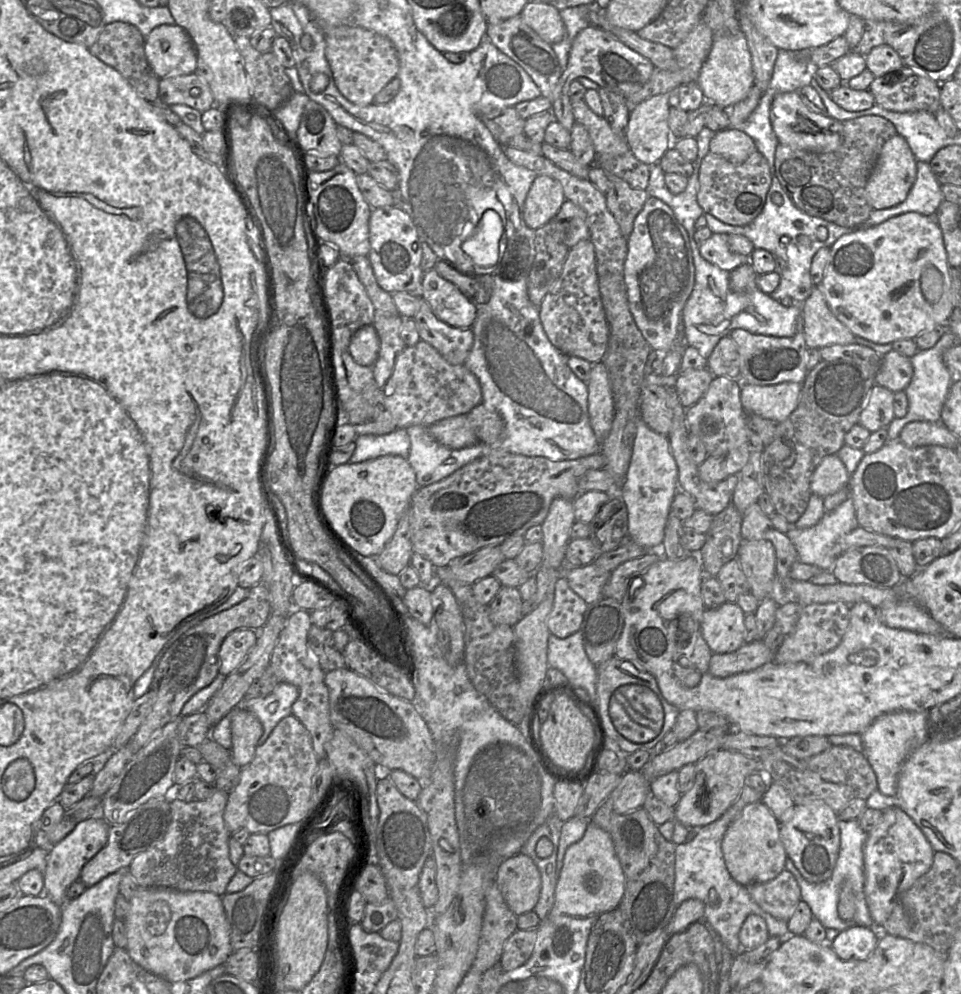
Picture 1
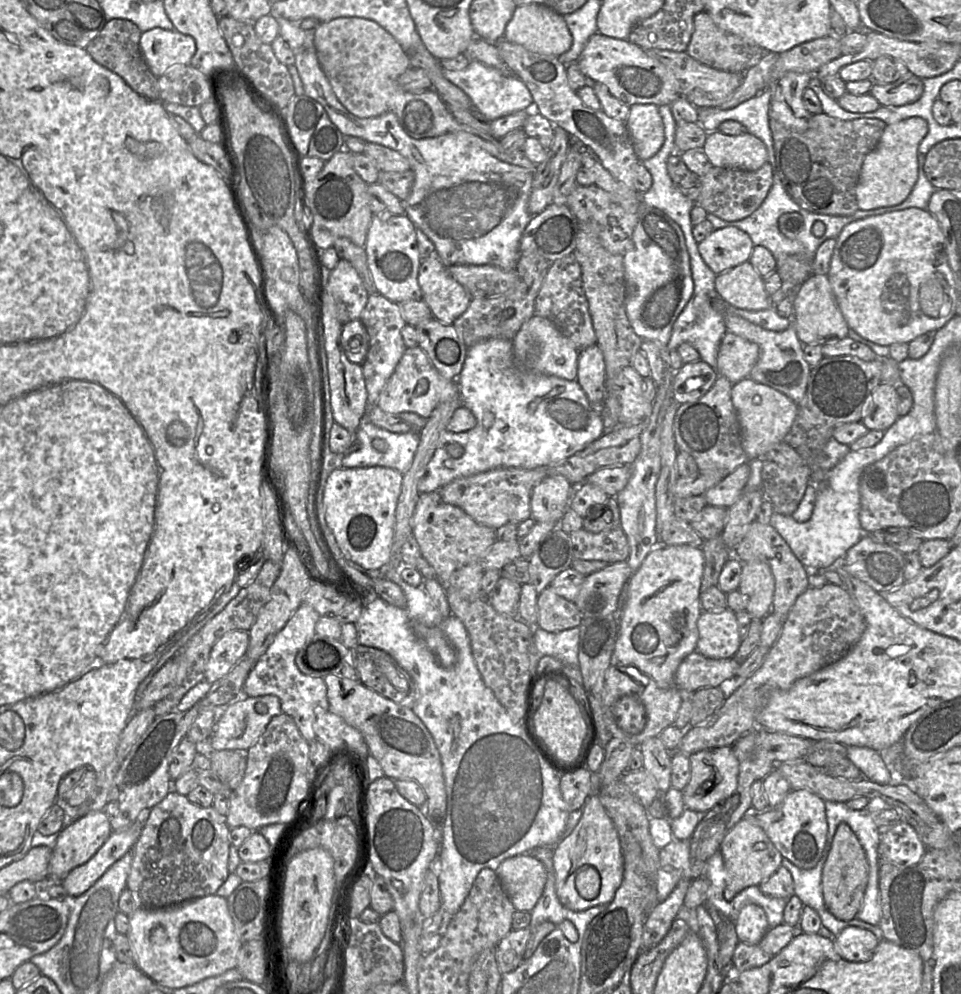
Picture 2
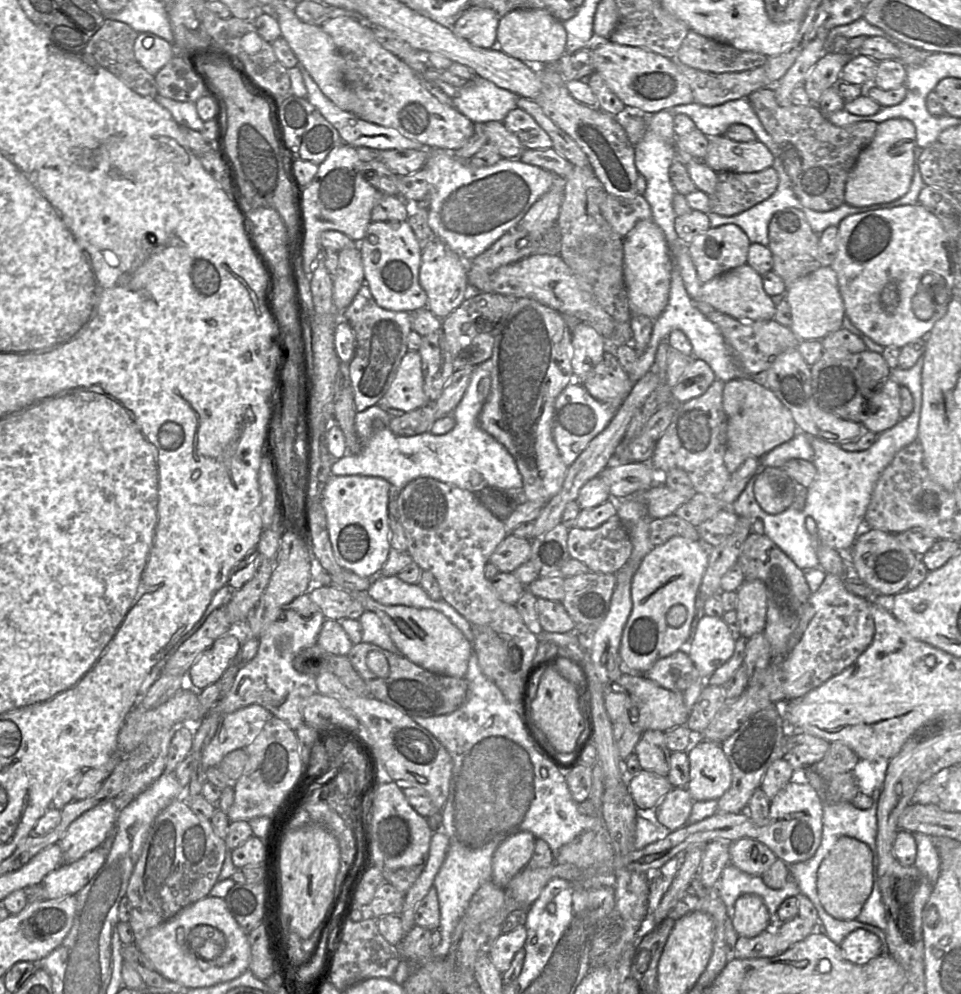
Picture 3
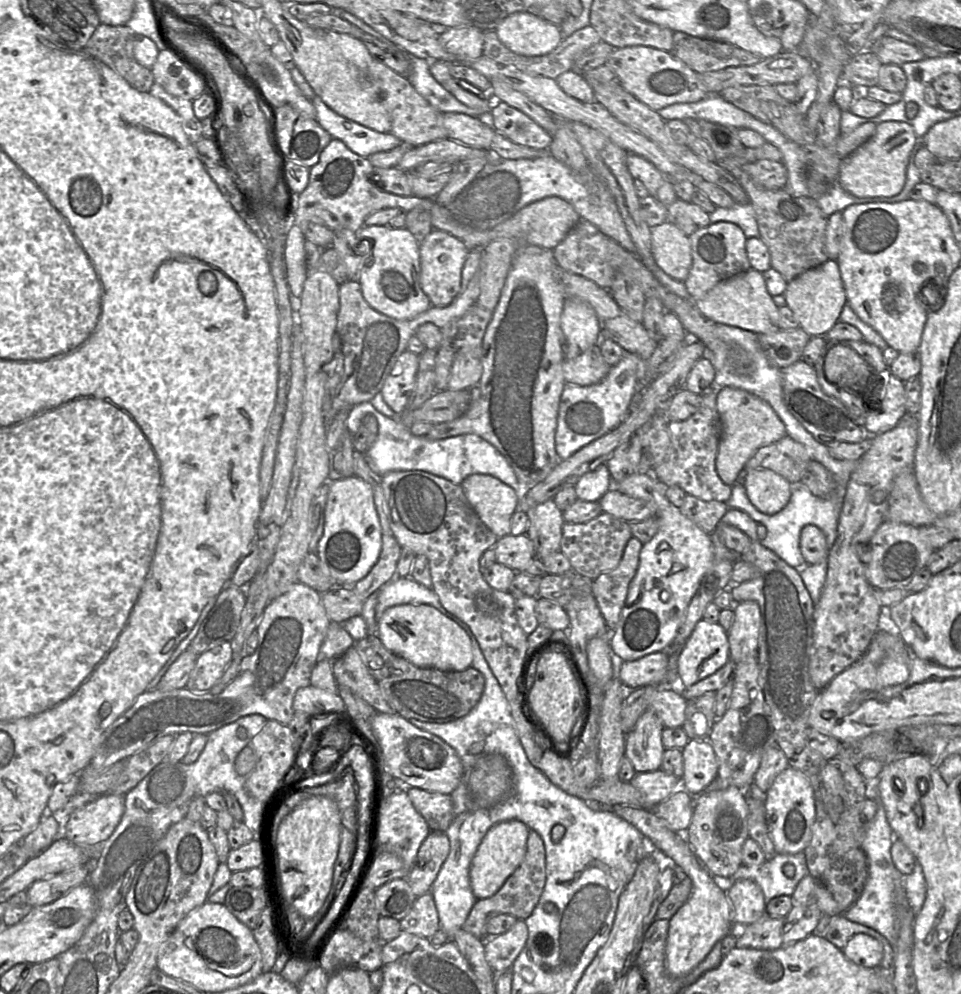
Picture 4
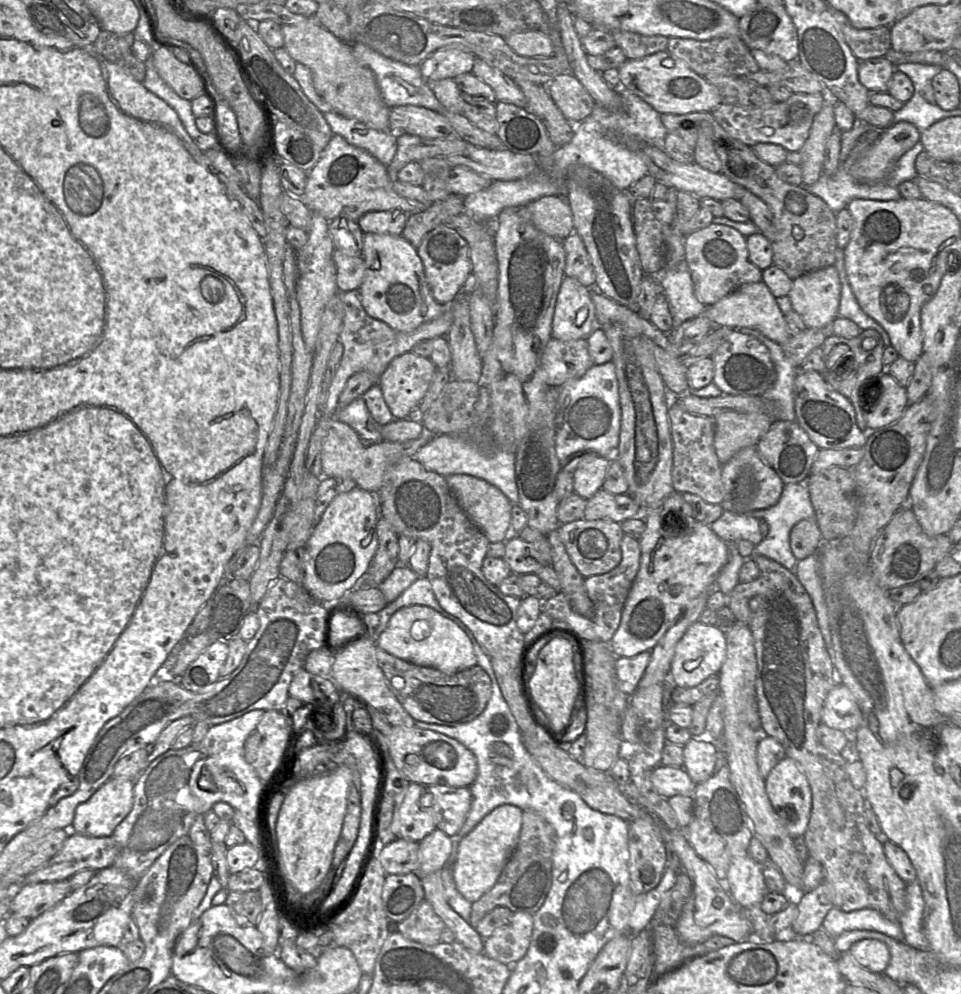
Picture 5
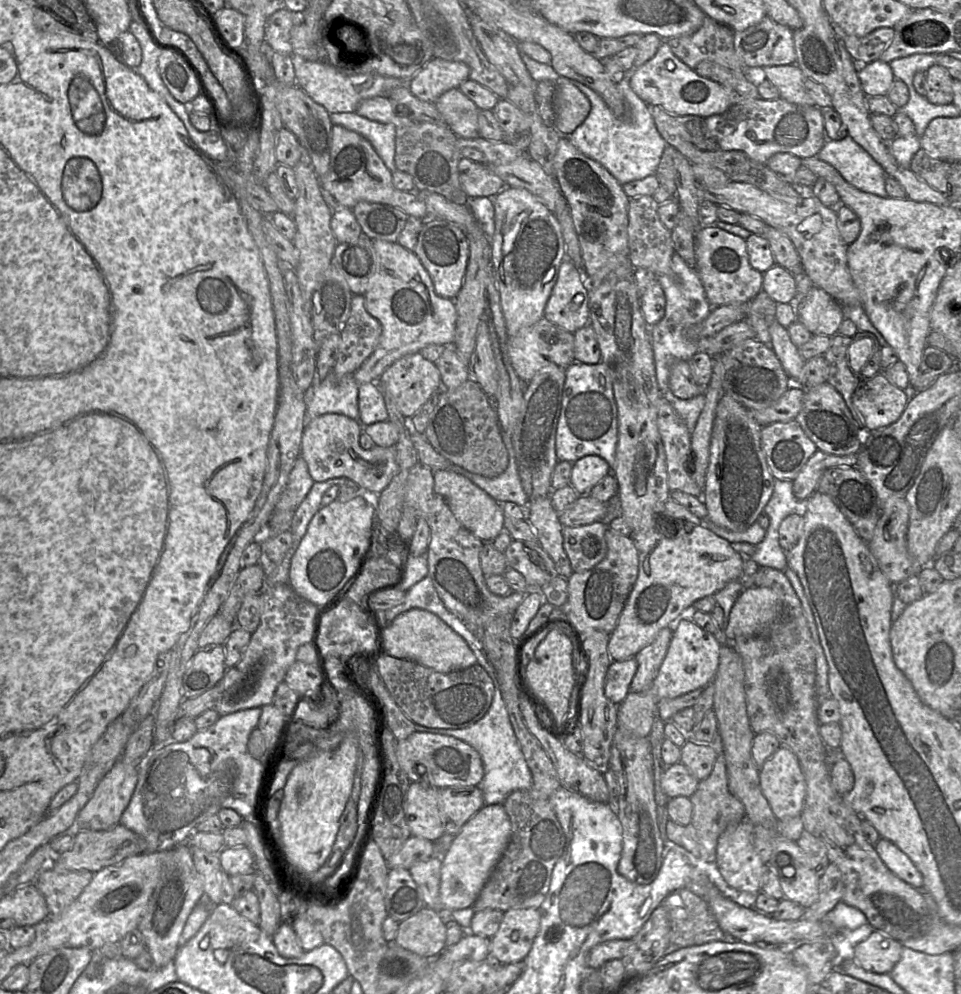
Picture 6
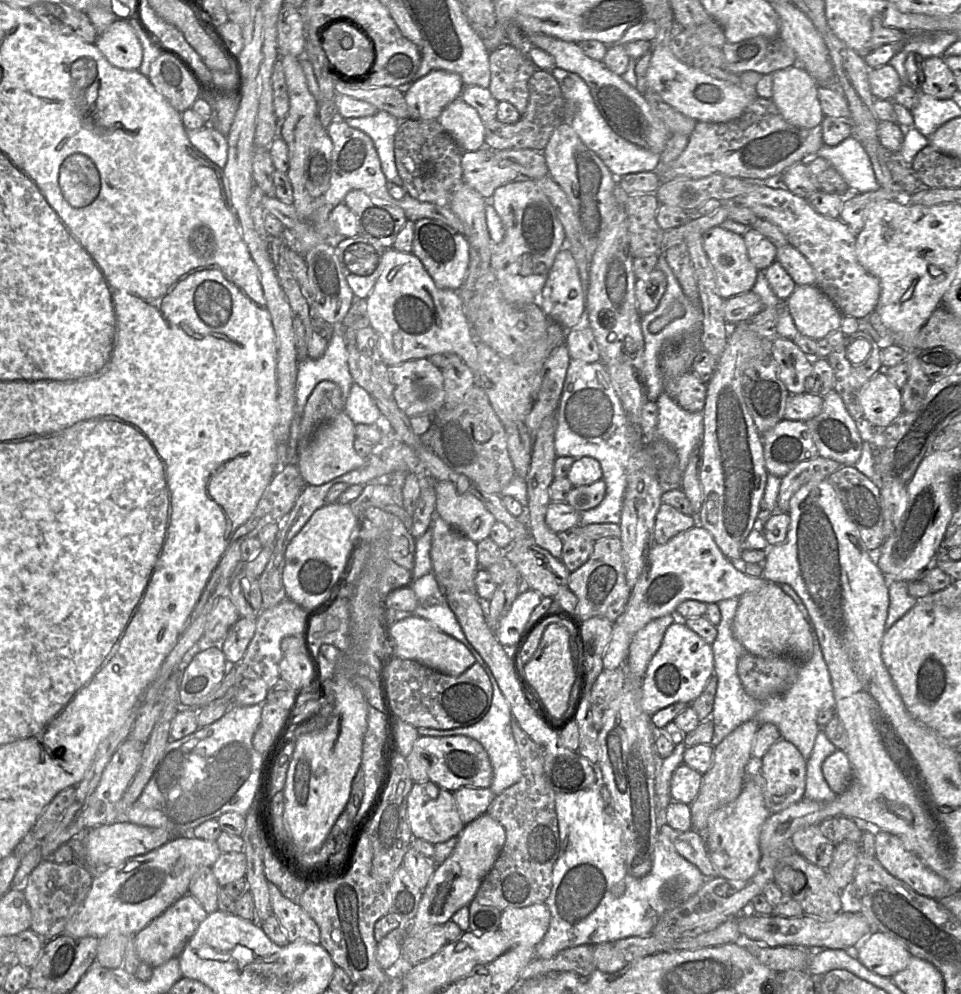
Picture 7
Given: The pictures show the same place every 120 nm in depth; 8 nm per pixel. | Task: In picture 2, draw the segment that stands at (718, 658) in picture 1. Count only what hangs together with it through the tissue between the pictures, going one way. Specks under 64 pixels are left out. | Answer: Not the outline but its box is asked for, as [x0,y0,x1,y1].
[674,651,740,694]

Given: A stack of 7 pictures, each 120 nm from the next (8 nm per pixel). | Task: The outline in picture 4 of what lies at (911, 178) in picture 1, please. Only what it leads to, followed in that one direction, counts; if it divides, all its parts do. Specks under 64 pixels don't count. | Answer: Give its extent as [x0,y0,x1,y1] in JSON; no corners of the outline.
[839,122,918,198]

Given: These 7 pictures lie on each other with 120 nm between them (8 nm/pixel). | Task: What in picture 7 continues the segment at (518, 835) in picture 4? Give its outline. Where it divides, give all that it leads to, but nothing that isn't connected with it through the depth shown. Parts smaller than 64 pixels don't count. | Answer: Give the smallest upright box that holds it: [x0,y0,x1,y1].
[402,813,506,935]

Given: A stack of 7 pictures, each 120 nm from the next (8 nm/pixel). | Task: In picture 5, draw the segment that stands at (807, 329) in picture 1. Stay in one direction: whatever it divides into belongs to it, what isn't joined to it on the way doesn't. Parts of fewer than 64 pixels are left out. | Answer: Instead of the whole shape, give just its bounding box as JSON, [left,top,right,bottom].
[788,266,841,330]

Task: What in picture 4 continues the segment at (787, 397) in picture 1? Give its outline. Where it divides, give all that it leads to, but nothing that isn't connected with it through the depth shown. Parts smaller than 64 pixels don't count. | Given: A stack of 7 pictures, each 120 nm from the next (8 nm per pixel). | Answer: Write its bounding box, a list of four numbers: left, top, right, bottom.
[716,388,787,486]

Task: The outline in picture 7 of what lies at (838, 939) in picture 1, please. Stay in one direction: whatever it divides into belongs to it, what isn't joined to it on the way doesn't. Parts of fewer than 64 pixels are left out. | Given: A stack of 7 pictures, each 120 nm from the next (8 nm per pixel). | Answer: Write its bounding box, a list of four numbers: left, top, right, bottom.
[856,930,912,978]

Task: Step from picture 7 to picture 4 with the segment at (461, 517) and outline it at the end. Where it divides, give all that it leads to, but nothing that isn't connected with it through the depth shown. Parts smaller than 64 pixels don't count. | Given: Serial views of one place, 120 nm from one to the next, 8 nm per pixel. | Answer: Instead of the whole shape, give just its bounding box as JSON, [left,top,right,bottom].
[460,474,518,539]

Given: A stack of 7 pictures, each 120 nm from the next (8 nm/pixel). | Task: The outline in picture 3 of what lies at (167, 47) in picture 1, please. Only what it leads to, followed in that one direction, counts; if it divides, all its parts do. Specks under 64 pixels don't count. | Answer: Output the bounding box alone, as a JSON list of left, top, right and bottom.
[133,32,176,76]

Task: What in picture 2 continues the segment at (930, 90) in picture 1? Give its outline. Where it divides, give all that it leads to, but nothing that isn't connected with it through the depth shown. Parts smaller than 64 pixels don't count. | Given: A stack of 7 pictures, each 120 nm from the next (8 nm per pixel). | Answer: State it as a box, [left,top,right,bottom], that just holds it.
[869,72,923,106]

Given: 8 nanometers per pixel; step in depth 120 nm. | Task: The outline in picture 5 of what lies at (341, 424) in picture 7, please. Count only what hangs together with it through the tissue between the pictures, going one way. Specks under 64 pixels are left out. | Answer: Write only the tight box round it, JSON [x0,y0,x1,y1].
[322,417,435,494]

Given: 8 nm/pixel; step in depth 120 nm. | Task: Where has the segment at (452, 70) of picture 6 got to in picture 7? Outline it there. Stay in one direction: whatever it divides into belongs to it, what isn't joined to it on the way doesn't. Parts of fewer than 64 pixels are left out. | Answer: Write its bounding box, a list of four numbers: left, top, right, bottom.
[405,71,464,120]

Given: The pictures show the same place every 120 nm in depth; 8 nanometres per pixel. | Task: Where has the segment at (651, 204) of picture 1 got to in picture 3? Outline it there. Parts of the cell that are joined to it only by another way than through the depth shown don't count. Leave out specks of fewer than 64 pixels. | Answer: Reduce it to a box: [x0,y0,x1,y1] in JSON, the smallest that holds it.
[623,219,674,320]

